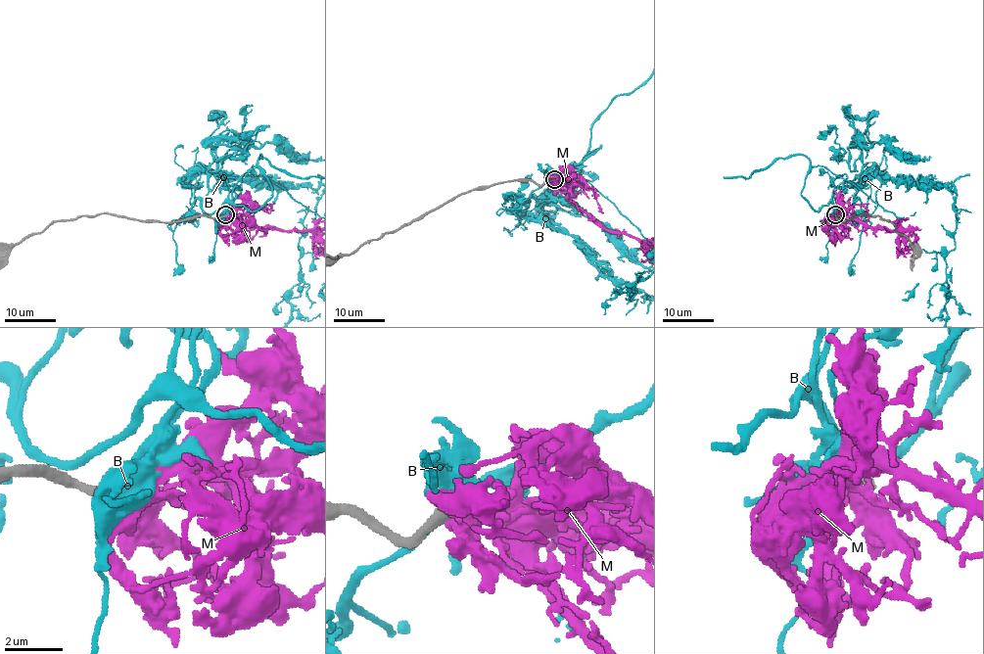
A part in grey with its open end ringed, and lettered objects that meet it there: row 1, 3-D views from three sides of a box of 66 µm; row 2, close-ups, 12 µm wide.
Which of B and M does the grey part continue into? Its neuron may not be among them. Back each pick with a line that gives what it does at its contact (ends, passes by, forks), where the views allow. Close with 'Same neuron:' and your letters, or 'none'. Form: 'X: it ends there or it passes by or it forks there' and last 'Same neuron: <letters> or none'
M: it forks there
Same neuron: M

